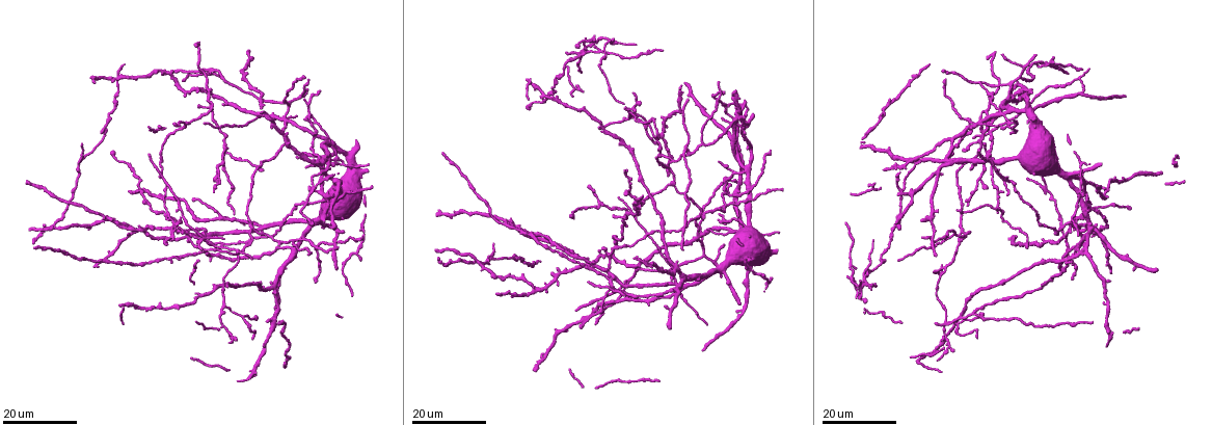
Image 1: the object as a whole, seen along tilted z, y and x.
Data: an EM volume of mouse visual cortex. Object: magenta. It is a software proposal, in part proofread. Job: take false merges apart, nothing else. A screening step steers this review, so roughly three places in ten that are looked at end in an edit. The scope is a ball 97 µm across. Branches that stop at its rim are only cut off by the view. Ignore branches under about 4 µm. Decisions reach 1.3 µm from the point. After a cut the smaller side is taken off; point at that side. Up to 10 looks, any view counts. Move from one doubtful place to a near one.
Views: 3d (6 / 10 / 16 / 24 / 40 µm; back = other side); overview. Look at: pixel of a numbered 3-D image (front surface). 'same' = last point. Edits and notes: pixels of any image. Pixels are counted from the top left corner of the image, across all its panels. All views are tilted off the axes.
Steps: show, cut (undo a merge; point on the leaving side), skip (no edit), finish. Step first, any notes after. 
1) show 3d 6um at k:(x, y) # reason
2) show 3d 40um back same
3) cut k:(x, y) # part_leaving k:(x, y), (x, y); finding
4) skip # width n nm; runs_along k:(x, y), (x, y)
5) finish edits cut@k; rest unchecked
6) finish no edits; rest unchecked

show 3d 16um at 1:(646, 128) # three arms meet

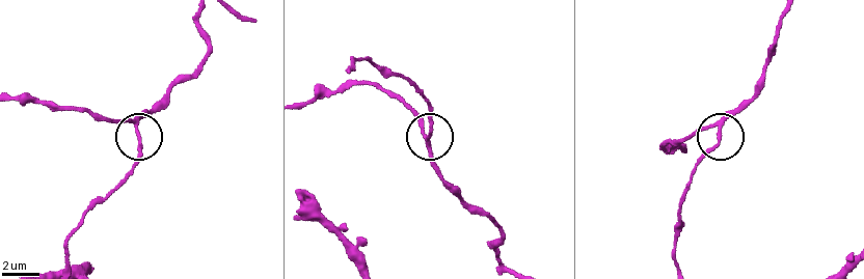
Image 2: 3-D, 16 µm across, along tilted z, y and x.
show 3d 10um at 2:(138, 129)

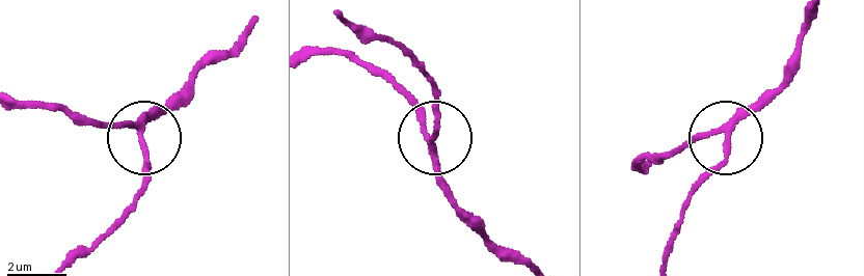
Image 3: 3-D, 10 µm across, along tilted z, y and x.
show 3d 6um at 3:(727, 138)

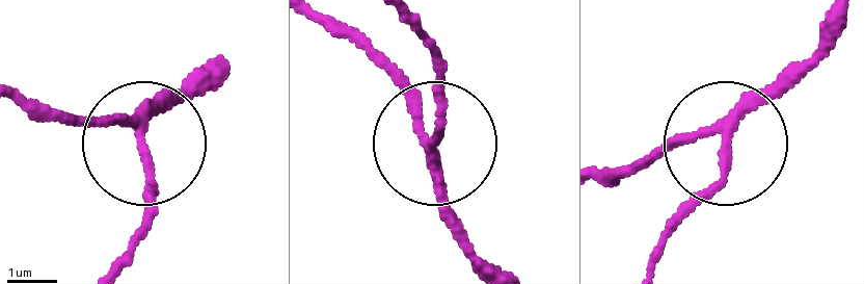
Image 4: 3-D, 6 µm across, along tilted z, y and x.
skip # side_arm 18 um; runs_along 4:(836, 17), (735, 131), (679, 139), (612, 173); all the same neuron

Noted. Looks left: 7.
show 3d 16um at 1:(694, 239) # thin arm on a thick one

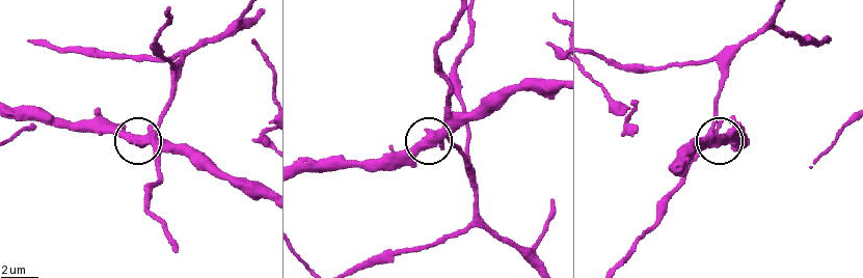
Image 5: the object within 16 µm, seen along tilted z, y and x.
show 3d 10um at 5:(148, 133)

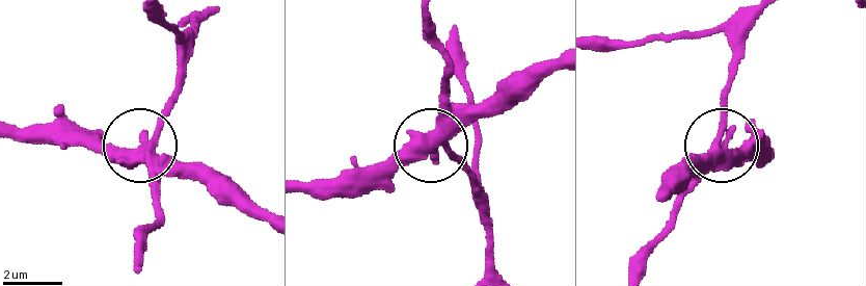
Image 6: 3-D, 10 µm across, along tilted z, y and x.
skip # width 370 nm; runs_along 6:(265, 223), (147, 152), (161, 111), (176, 94); one neuron here

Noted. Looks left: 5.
show 3d 24um at 1:(209, 101) # side arm on a straight run

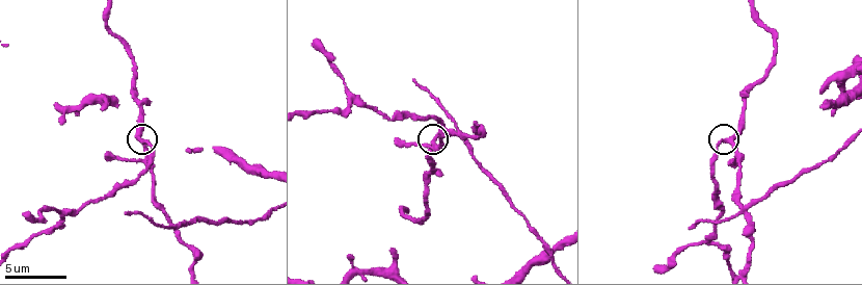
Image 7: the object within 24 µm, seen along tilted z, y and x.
show 3d 10um at 7:(722, 142)

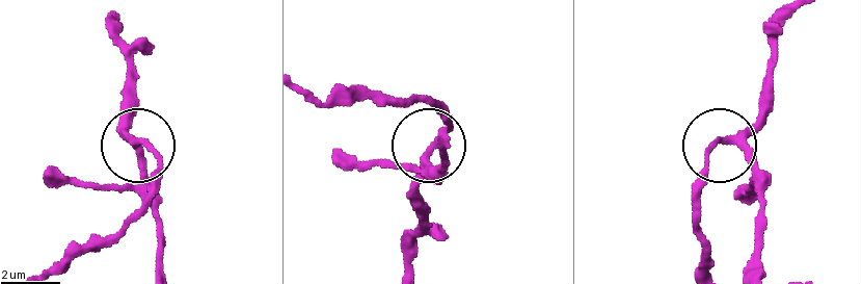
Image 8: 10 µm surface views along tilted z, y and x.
skip # runs_along 8:(763, 272), (756, 218), (764, 178), (726, 140), (771, 104); one neuron here

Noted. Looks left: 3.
show 3d 6um at 7:(177, 225)

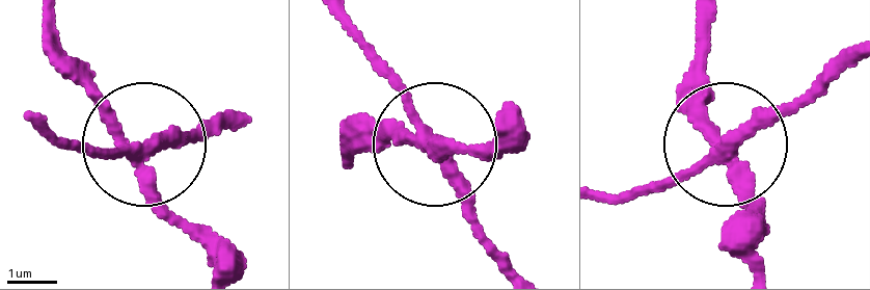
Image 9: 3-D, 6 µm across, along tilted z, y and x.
cut 9:(99, 152) # arms 4; part_leaving 9:(142, 155), (211, 130); a second neuron is stuck on

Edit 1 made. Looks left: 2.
finish edits cut@9; rest unchecked

